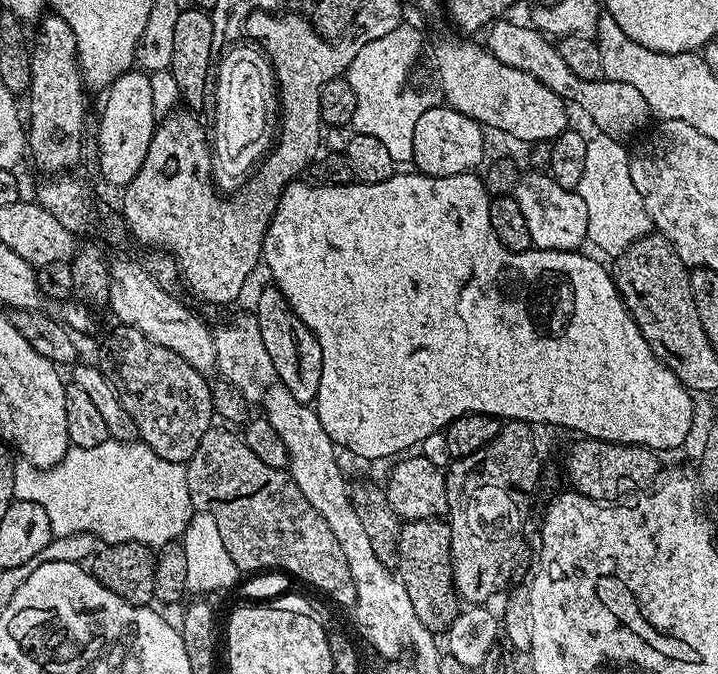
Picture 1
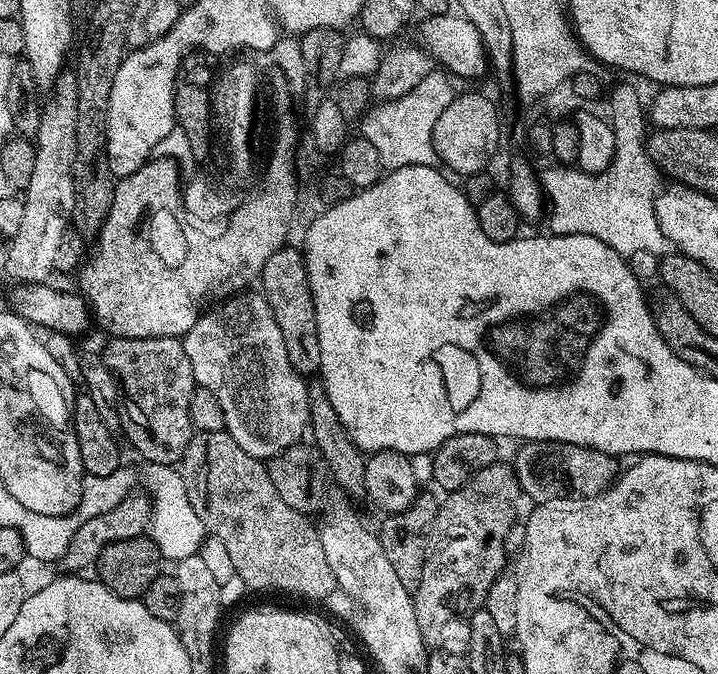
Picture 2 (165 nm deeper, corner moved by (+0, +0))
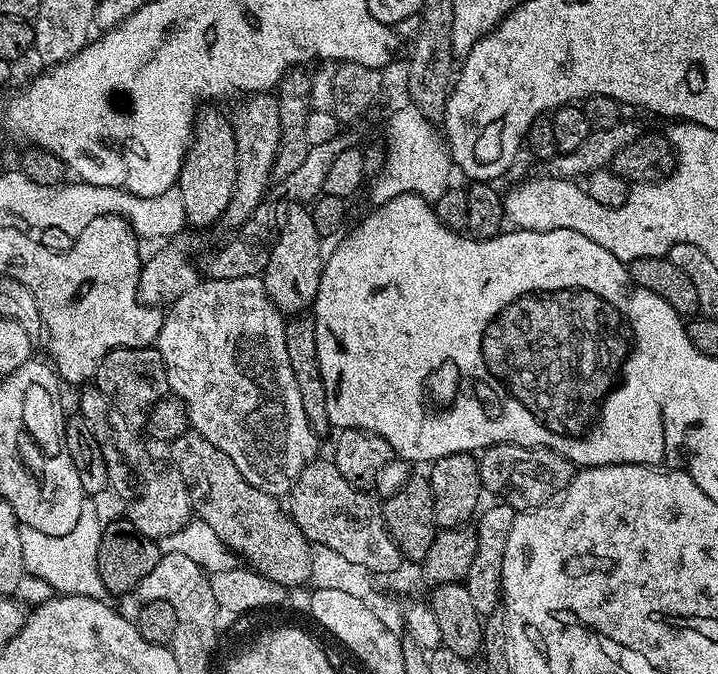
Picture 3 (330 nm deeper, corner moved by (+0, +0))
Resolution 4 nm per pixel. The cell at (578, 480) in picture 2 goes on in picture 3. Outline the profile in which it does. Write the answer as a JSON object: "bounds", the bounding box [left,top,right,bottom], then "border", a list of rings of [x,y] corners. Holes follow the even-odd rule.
{"bounds":[478,444,574,510],"border":[[[493,444],[478,456],[480,483],[492,492],[500,491],[503,503],[527,510],[552,499],[572,481],[574,466],[562,454],[549,448],[527,448],[521,444]]]}

